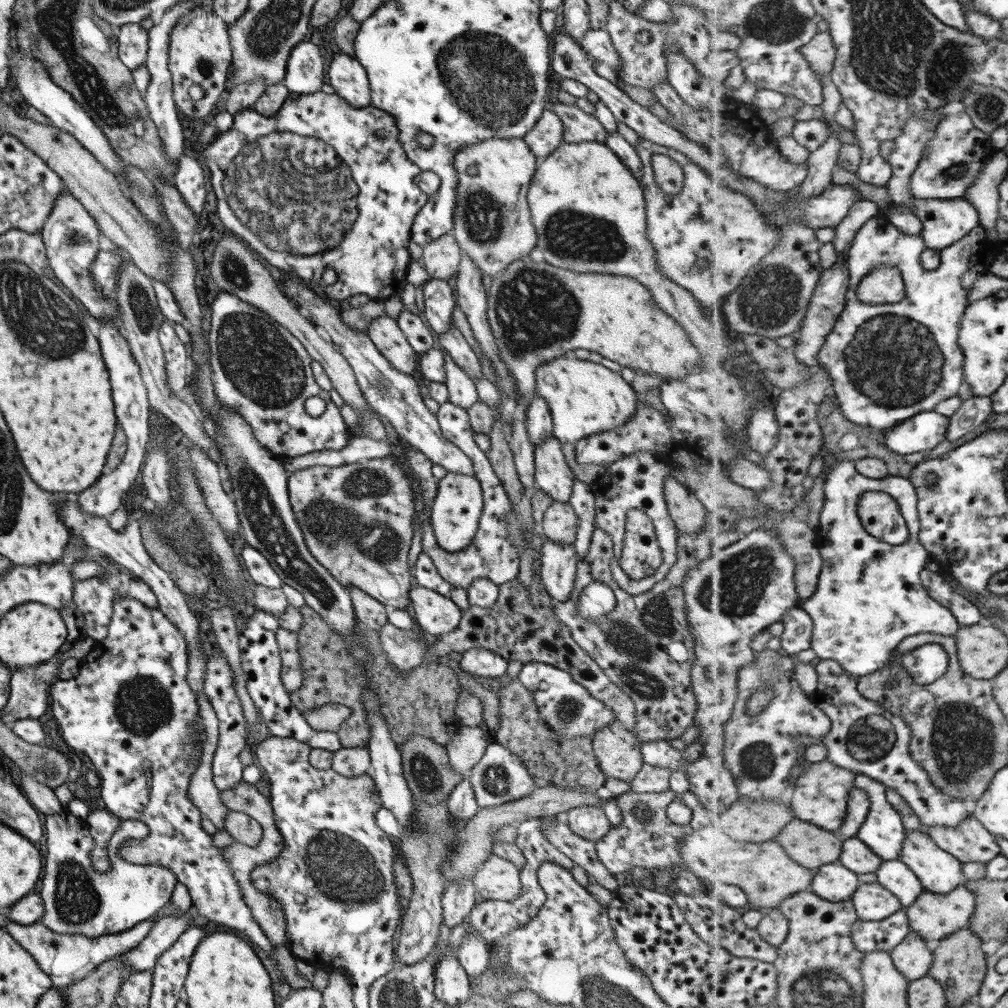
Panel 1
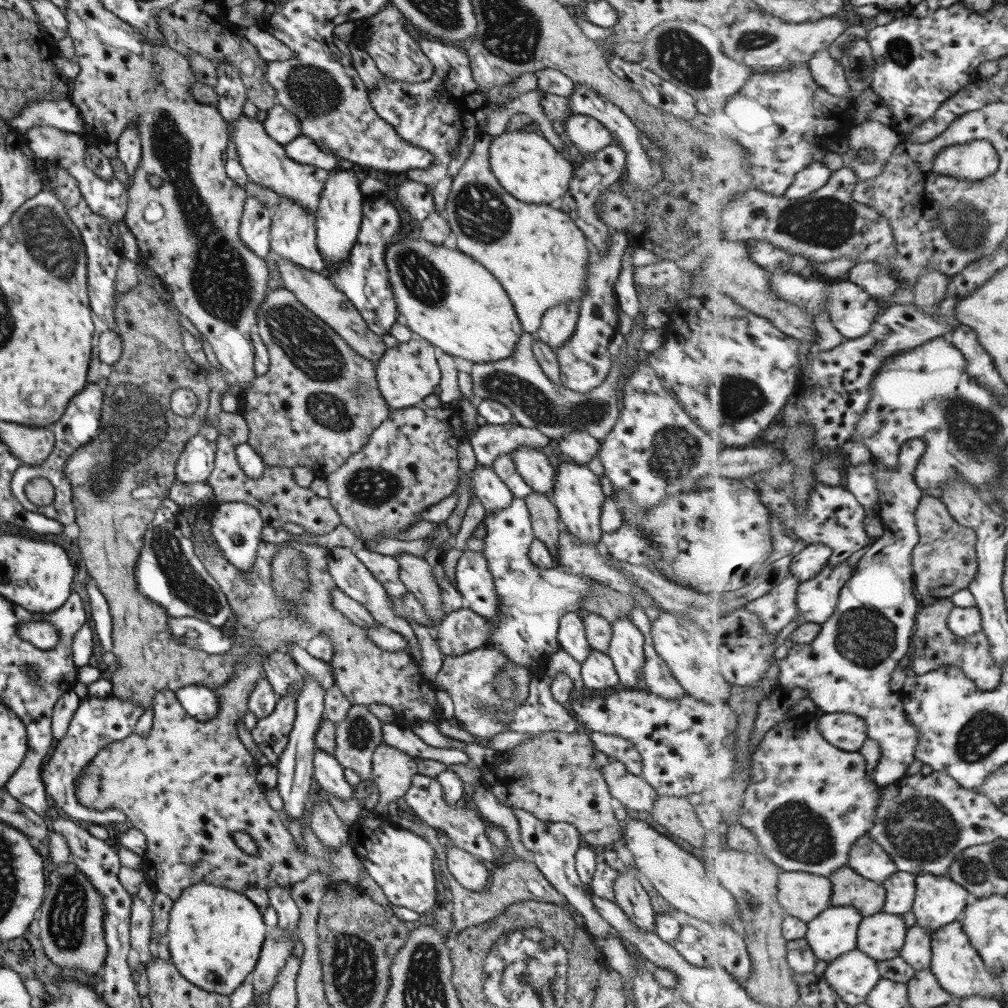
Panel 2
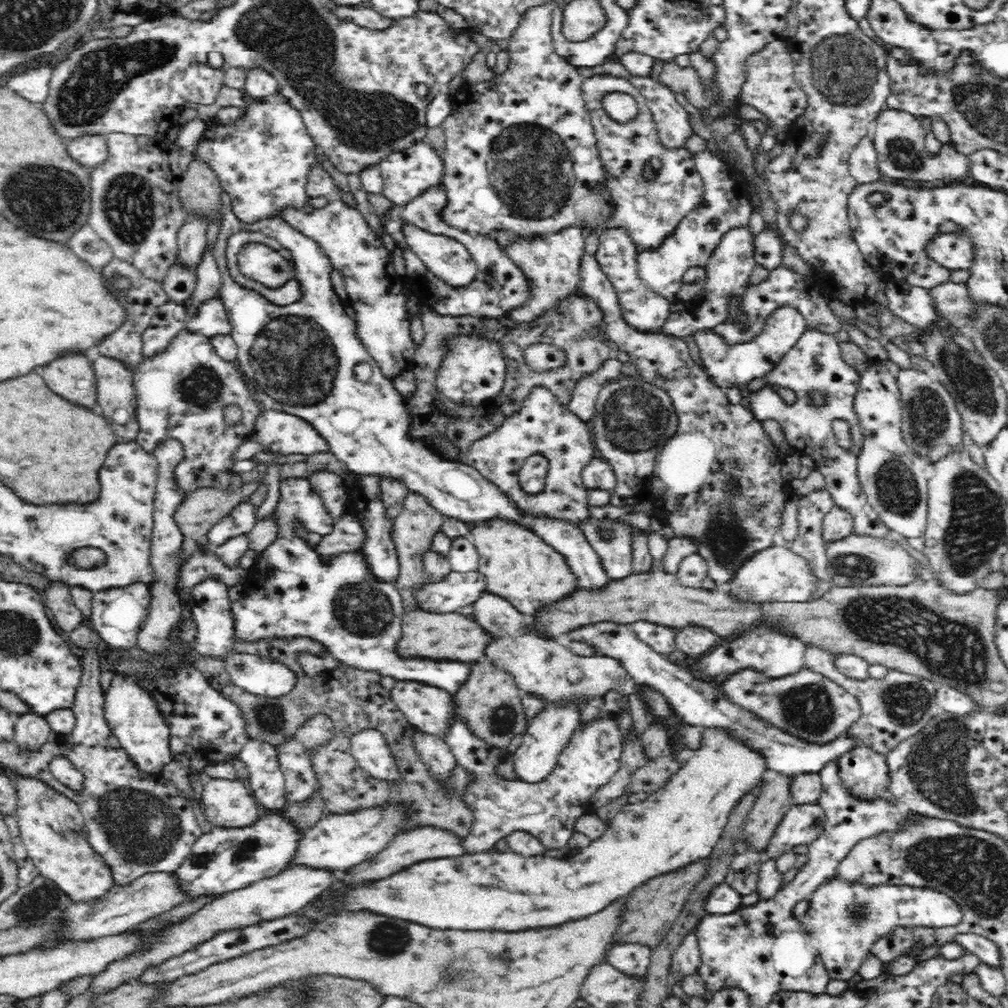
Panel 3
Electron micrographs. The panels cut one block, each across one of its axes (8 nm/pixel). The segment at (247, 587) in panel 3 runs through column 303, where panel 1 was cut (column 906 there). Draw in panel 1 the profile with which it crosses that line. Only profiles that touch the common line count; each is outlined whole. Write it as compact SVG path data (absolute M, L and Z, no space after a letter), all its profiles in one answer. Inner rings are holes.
M825 446L818 456L825 460L826 466L831 467L827 469L827 476L824 480L826 502L820 517L820 531L817 540L824 562L823 572L820 574L815 594L801 603L803 610L806 610L814 618L814 638L811 648L822 659L840 662L841 666L857 679L876 673L877 669L883 669L889 663L903 663L917 684L933 684L949 670L949 653L943 648L943 645L939 643L925 644L910 653L903 654L903 656L899 656L897 651L899 645L907 637L919 633L955 635L961 628L961 624L951 609L933 598L922 583L922 572L929 562L930 552L925 549L925 545L919 539L922 523L918 510L919 493L917 493L915 483L909 476L891 475L883 479L867 477L859 473L854 460L839 459L839 461L835 461L835 455L831 455ZM869 491L887 492L899 502L901 513L909 527L910 535L907 542L900 545L889 544L875 538L865 530L863 522L857 515L857 508L859 497Z

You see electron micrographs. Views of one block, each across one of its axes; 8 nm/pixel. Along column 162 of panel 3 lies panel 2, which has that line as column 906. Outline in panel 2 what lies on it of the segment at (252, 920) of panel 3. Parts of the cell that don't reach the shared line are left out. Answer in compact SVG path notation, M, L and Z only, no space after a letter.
M919 925L908 929L901 955L917 971L931 968L933 951L930 930Z

